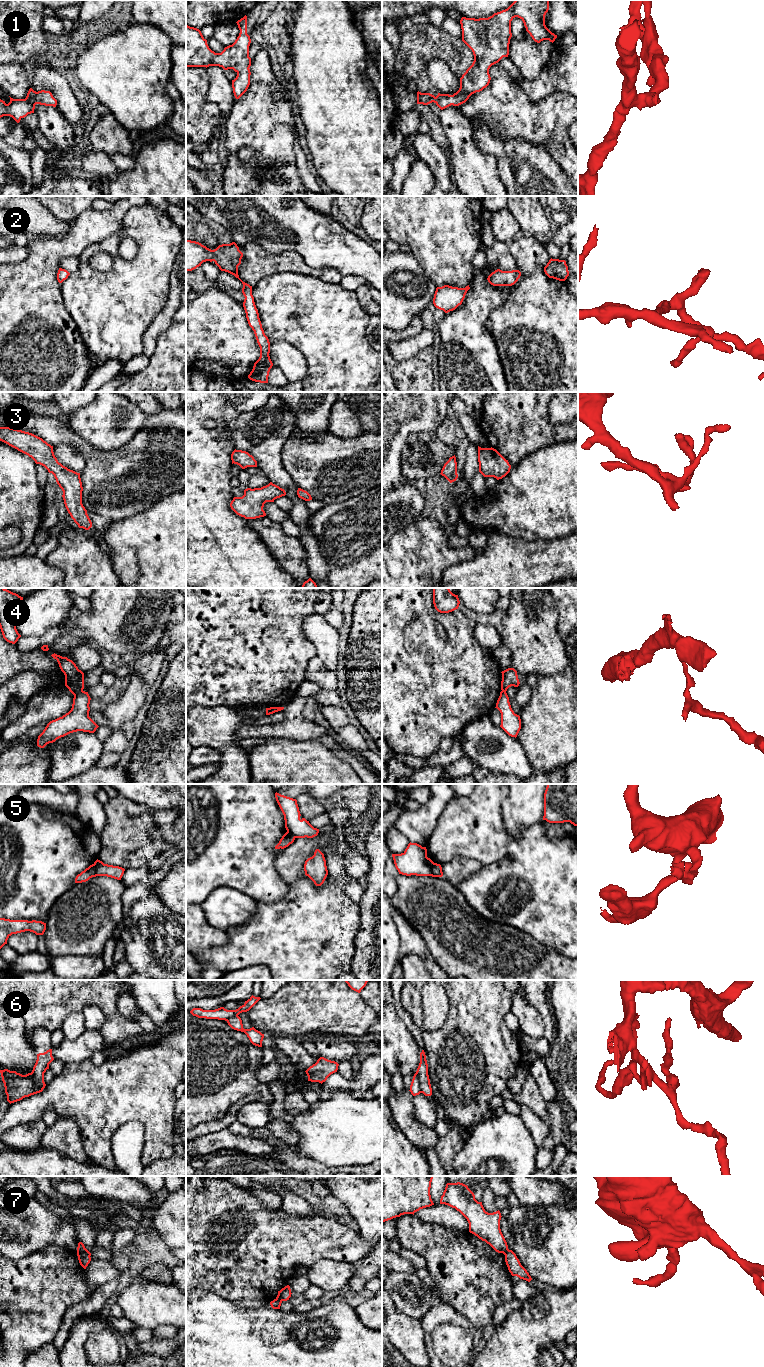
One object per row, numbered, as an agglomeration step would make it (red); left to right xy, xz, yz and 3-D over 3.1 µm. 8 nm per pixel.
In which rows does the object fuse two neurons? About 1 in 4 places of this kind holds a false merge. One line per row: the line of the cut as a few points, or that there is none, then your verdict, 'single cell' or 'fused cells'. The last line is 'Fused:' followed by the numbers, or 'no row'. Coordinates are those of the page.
1: cut none; single cell
2: cut none; single cell
3: cut none; single cell
4: cut xy (82, 690), (73, 694); fused cells
5: cut yz (434, 863), (431, 875); fused cells
6: cut xy (31, 1072), (37, 1084), (44, 1084); fused cells
7: cut xy (77, 1251), (84, 1252), (89, 1256); fused cells
Fused: 4, 5, 6, 7

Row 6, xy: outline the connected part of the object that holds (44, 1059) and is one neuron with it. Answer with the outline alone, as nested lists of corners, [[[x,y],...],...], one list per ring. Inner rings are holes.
[[[49,1049],[44,1053],[37,1054],[37,1060],[31,1072],[37,1085],[41,1086],[45,1084],[44,1073],[49,1069],[49,1064],[53,1060],[52,1049]]]

